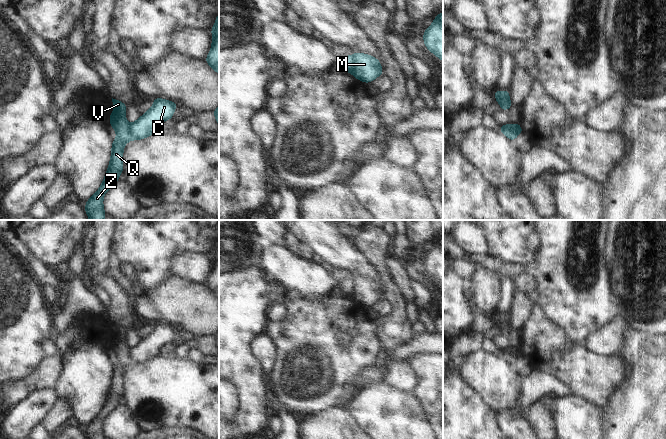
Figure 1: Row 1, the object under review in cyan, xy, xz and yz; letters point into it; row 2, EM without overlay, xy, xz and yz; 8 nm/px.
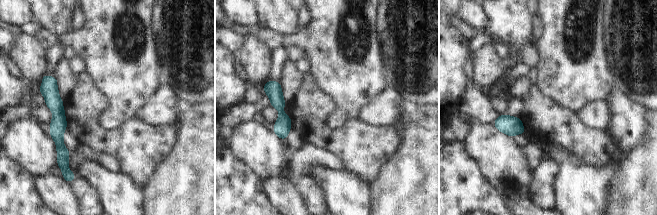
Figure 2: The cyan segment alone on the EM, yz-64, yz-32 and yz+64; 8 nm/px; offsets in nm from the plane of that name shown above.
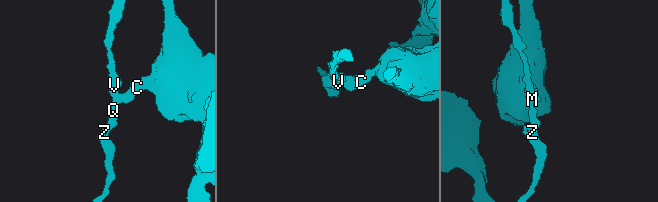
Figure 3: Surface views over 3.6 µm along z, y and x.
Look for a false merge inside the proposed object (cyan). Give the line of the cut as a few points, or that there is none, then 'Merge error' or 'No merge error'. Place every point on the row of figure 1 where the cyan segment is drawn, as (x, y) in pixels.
Split along xz (353, 56), (354, 63), (351, 72). Merge error

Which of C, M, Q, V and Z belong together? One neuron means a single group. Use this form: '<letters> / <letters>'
C M / Q V Z

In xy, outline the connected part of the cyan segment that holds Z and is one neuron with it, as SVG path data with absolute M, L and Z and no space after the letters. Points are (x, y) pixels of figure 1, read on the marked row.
M112 98L114 111L110 114L110 126L117 133L116 139L112 142L111 159L105 178L97 192L86 201L85 211L90 220L104 220L106 214L103 209L104 194L119 181L119 175L123 172L123 148L131 140L129 131L130 124L125 118L127 105Z

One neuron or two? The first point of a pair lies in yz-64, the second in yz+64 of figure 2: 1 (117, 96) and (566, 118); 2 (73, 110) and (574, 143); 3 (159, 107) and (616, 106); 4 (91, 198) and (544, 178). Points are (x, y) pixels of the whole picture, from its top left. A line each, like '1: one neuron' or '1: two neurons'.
1: two neurons
2: one neuron
3: two neurons
4: one neuron

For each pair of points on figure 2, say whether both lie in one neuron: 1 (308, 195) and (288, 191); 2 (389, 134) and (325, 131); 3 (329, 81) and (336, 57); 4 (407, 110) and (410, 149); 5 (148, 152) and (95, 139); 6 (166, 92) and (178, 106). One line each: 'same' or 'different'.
1: different
2: same
3: same
4: different
5: same
6: same

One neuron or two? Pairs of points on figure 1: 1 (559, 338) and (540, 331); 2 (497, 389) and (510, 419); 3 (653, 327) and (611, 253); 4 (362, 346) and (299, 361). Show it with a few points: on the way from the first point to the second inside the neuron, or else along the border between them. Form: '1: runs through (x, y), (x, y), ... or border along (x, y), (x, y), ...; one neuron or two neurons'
1: runs through (554, 338), (547, 338), (545, 336); one neuron
2: border along (495, 412), (516, 410), (525, 418); two neurons
3: runs through (645, 309), (629, 293), (623, 271); one neuron
4: runs through (346, 361), (315, 361); one neuron

